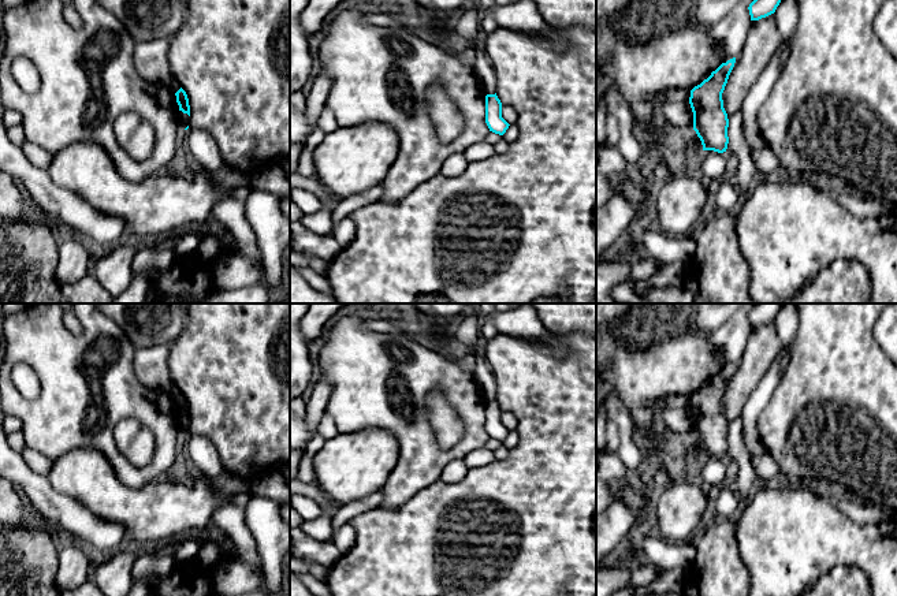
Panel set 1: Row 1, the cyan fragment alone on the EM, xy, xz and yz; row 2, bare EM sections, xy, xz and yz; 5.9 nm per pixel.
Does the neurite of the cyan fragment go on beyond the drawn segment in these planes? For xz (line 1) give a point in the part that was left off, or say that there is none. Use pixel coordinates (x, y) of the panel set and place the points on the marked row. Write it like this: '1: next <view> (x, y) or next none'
1: next none

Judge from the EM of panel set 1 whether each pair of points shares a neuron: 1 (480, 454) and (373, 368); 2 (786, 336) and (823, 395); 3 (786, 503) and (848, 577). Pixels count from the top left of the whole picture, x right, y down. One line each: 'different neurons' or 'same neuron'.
1: different neurons
2: different neurons
3: different neurons

